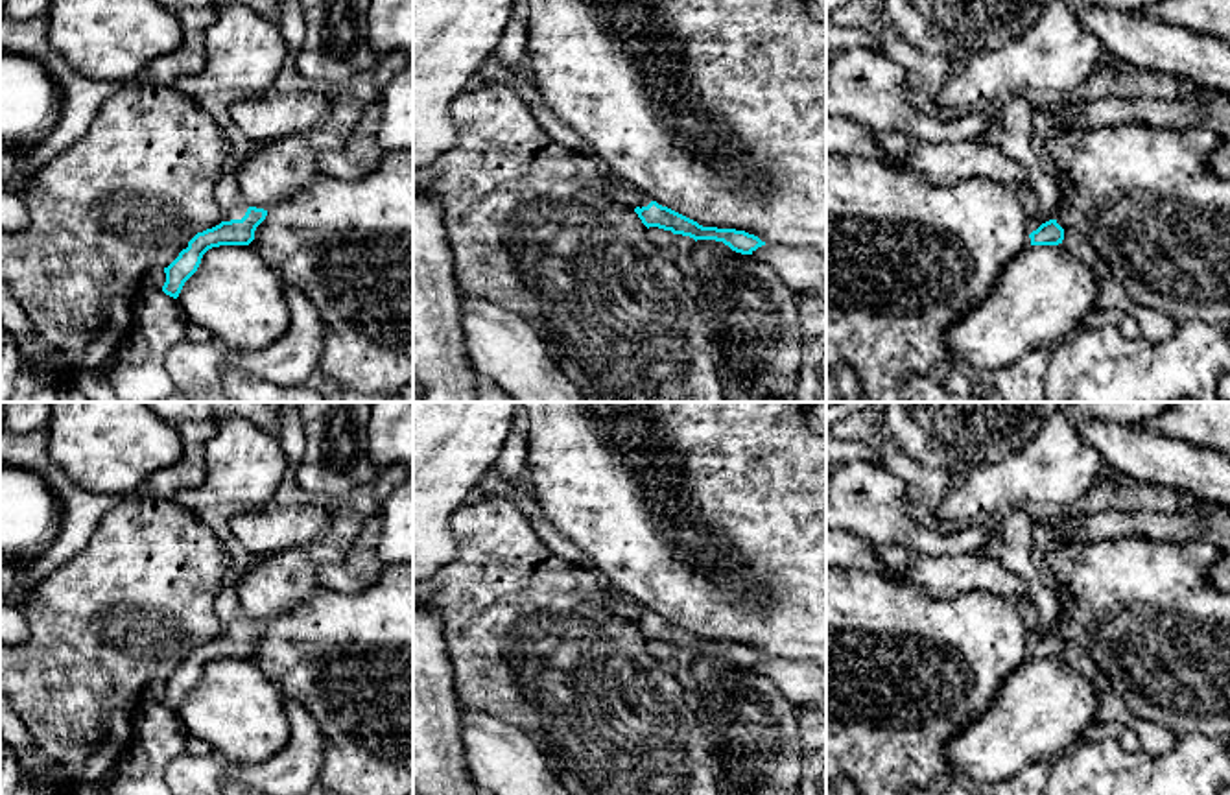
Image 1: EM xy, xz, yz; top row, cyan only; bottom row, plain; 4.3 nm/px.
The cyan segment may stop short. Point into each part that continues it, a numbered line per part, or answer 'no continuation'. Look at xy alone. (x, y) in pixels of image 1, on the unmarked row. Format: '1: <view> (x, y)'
1: xy (227, 605)

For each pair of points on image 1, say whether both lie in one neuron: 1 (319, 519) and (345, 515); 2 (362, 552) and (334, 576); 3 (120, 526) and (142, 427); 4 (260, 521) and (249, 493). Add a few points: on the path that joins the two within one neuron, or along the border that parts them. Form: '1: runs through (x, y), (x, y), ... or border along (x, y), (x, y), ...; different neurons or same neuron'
1: border along (331, 515), (325, 526); different neurons
2: runs through (354, 559), (342, 572); same neuron
3: border along (139, 491), (124, 498); different neurons
4: border along (272, 502), (246, 510); different neurons

